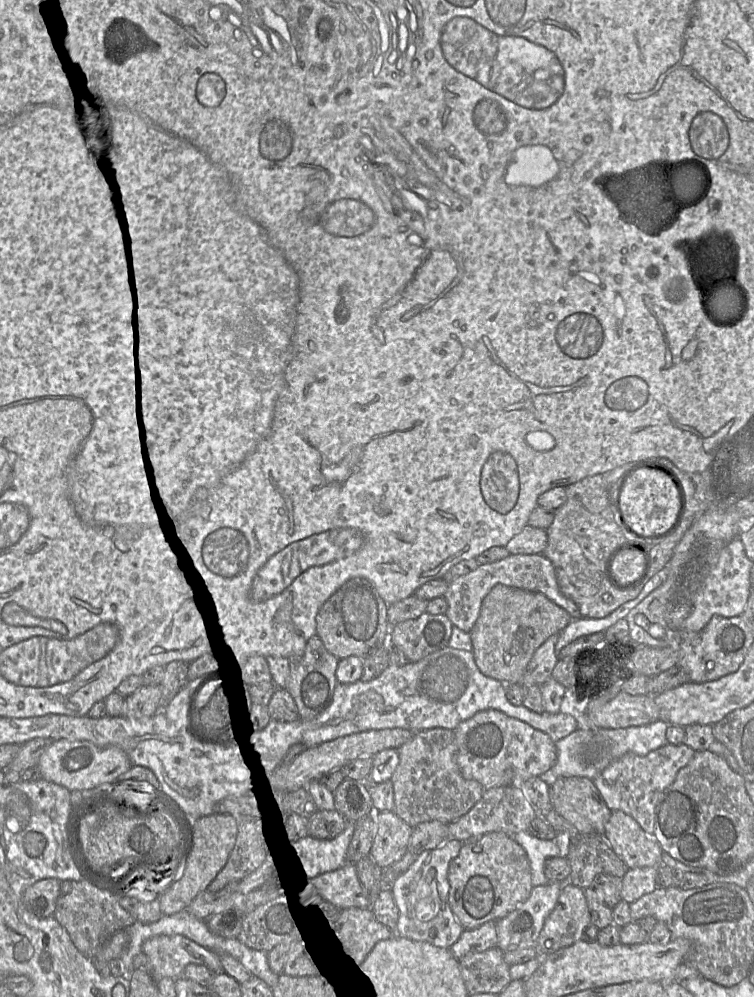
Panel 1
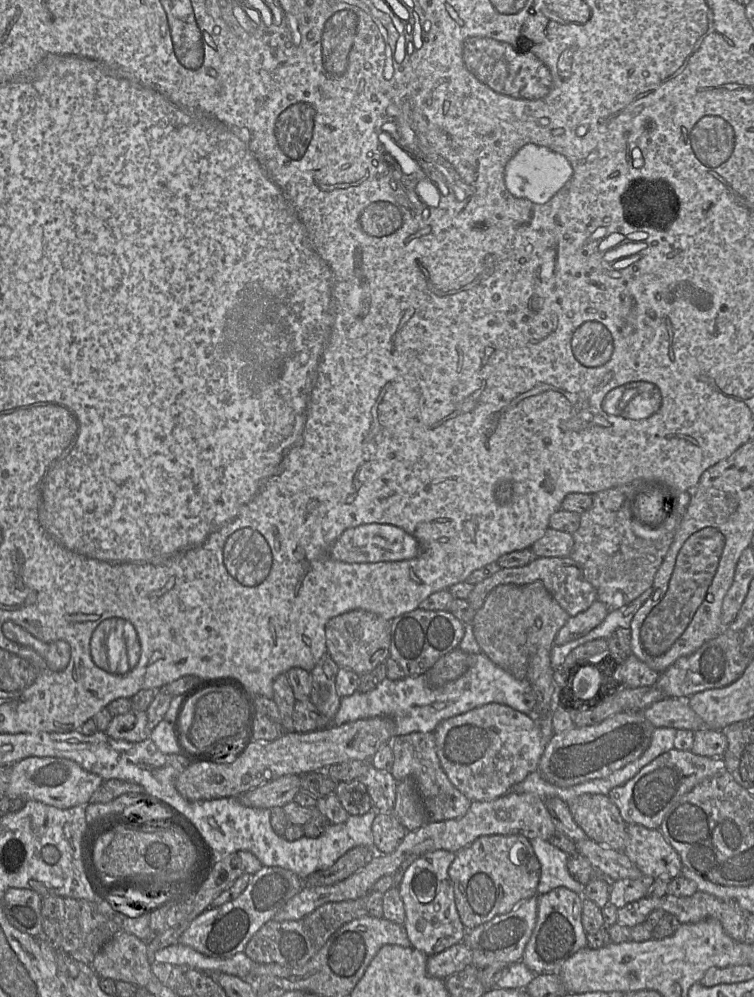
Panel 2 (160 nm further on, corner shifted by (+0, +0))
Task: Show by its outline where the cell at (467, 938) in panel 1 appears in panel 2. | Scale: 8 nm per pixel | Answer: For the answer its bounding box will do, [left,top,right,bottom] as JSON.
[427,942,472,980]

